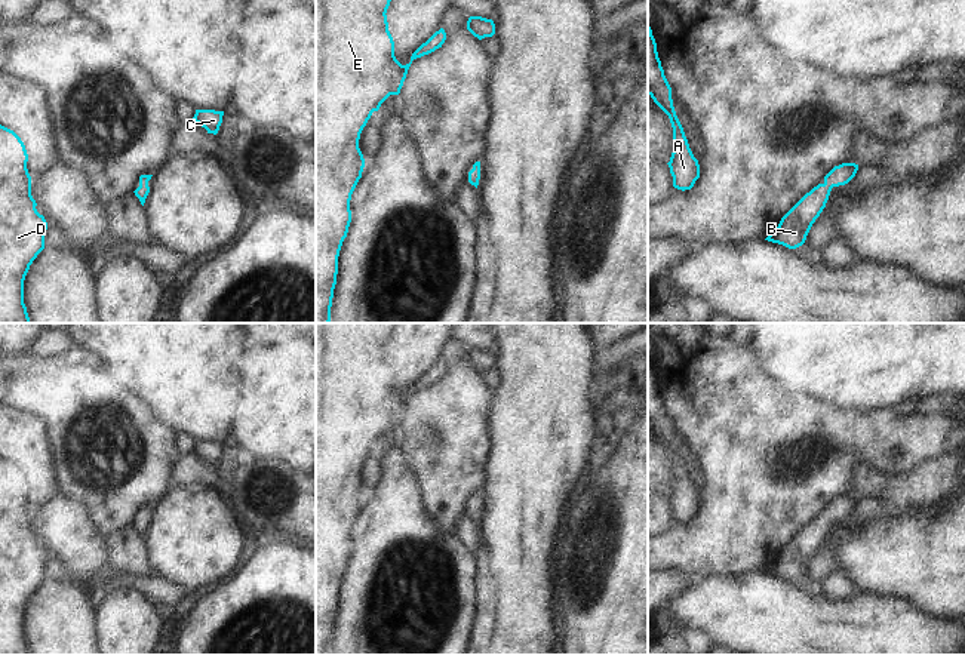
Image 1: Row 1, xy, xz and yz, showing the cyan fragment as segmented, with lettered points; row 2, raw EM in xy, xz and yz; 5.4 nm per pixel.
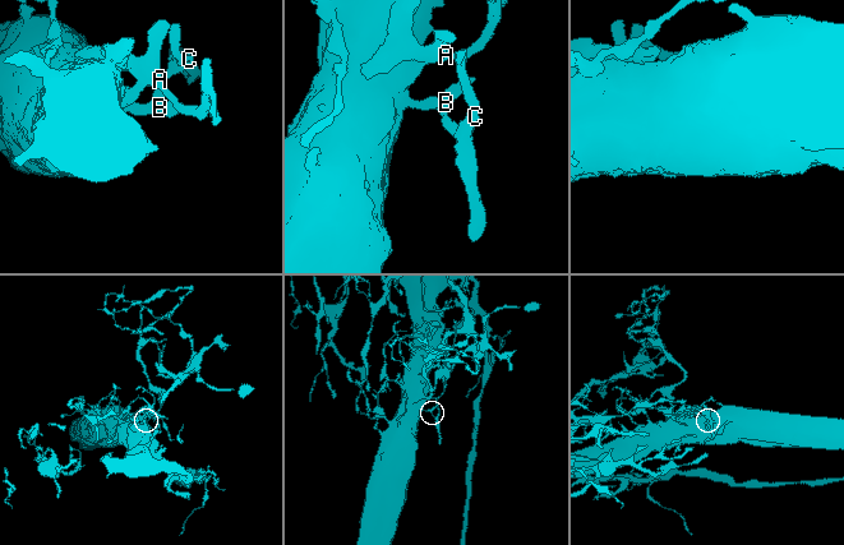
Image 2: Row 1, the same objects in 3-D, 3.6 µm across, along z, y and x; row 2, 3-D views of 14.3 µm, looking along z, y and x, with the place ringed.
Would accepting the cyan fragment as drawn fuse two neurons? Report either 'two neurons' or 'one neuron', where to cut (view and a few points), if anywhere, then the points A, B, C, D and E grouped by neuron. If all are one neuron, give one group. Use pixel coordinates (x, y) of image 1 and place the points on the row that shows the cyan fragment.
one neuron; cut none; groups A B C D E

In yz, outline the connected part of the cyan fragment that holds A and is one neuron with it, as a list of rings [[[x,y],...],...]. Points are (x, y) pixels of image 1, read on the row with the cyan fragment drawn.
[[[648,27],[648,95],[669,116],[673,127],[673,153],[667,163],[673,176],[673,187],[682,191],[691,190],[700,178],[700,164],[676,116],[671,87],[664,76],[651,27]]]

